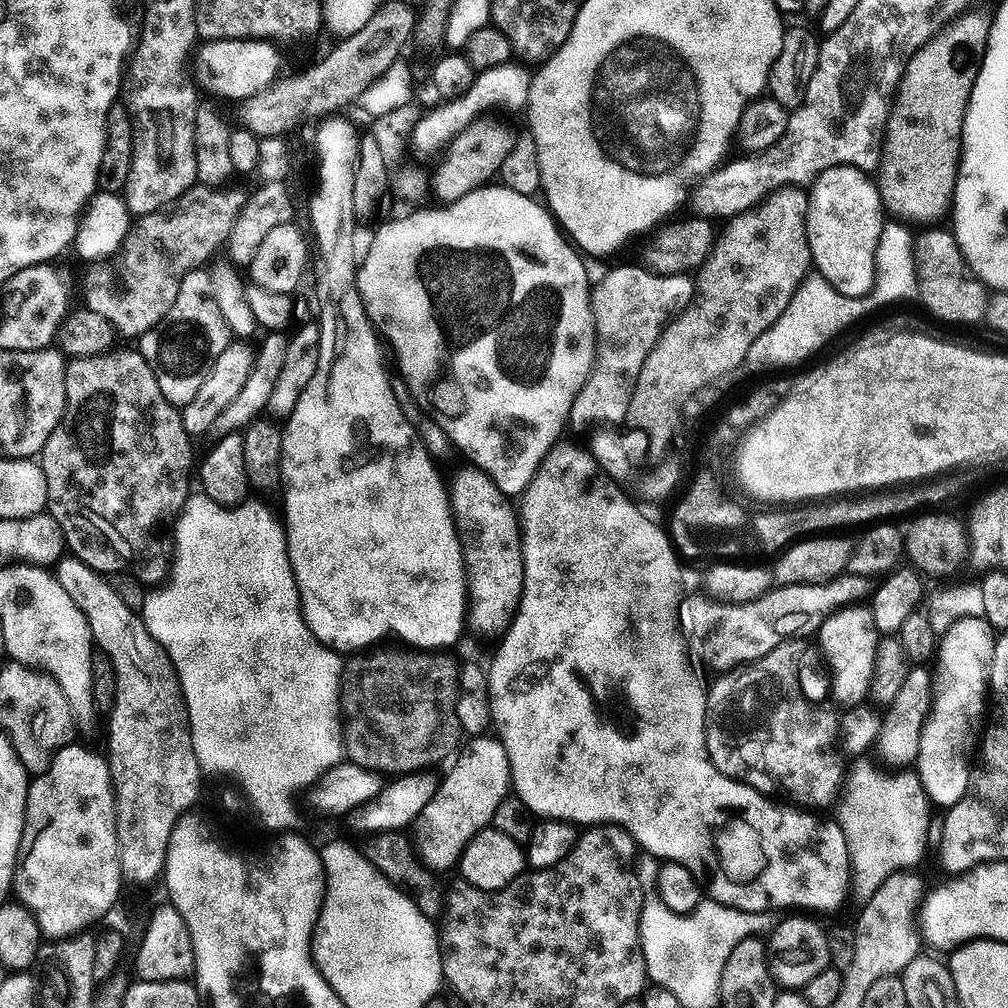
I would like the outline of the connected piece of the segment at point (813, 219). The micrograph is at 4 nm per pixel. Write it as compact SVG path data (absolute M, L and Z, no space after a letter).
M848 164L846 166L834 166L830 170L822 170L822 174L818 174L816 179L812 181L807 189L808 194L808 213L806 214L806 238L810 246L810 254L812 255L812 268L819 275L826 278L826 282L830 282L830 286L834 286L834 290L838 290L838 294L843 296L864 296L869 291L873 281L875 280L875 264L876 264L876 246L878 238L882 234L886 223L886 213L883 204L880 202L880 192L877 190L873 177L869 173L852 168Z

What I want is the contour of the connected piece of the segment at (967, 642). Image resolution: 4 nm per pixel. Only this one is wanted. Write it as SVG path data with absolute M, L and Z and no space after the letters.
M983 616L980 617L966 617L954 622L952 626L944 635L939 637L936 645L936 654L934 657L934 671L932 672L932 703L928 706L928 714L924 717L924 724L920 728L920 737L918 738L918 752L914 761L914 771L922 786L924 787L924 793L928 795L929 801L933 805L936 804L940 807L940 810L947 810L952 808L961 798L966 794L968 789L968 782L970 779L970 763L968 759L973 759L974 753L977 751L978 745L982 740L982 729L986 724L986 697L990 692L990 669L992 666L992 651L996 645L996 636L994 635L994 629Z

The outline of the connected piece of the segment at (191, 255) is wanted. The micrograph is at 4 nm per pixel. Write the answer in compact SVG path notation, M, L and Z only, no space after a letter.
M201 184L192 185L178 201L180 212L154 212L150 215L137 217L128 229L126 241L119 256L104 261L92 262L84 272L83 303L94 314L102 314L106 322L110 322L121 337L139 338L143 332L149 332L159 320L166 318L170 306L174 306L174 298L178 298L178 286L182 286L182 278L205 262L220 245L227 241L233 229L237 214L246 199L245 191L232 187L215 189Z

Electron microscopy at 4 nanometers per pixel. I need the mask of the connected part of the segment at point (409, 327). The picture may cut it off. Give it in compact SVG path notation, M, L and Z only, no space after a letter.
M499 182L489 183L482 188L476 188L470 194L466 194L460 200L454 200L445 203L440 208L420 208L417 212L412 212L409 216L400 216L397 220L388 220L376 233L372 236L372 241L368 244L368 253L363 253L362 259L359 261L356 270L356 284L360 287L360 296L366 302L368 307L368 318L372 321L372 327L377 333L392 347L392 352L396 355L395 366L401 378L405 380L406 386L410 388L410 393L417 399L421 406L421 410L438 424L445 431L449 441L453 445L456 444L469 456L471 463L475 467L480 468L491 478L494 486L498 486L498 490L502 490L502 494L509 498L519 497L520 493L526 490L528 483L534 478L534 474L538 470L538 466L543 462L544 456L554 447L561 439L560 436L564 432L564 423L569 423L572 407L574 406L574 398L578 394L578 390L582 390L582 386L586 382L586 378L592 369L592 360L596 357L596 327L592 321L592 298L590 295L590 279L588 280L588 268L584 265L585 257L570 243L567 235L562 231L556 222L556 217L548 211L547 207L539 199L527 196L526 194L518 194L514 190L505 188Z

